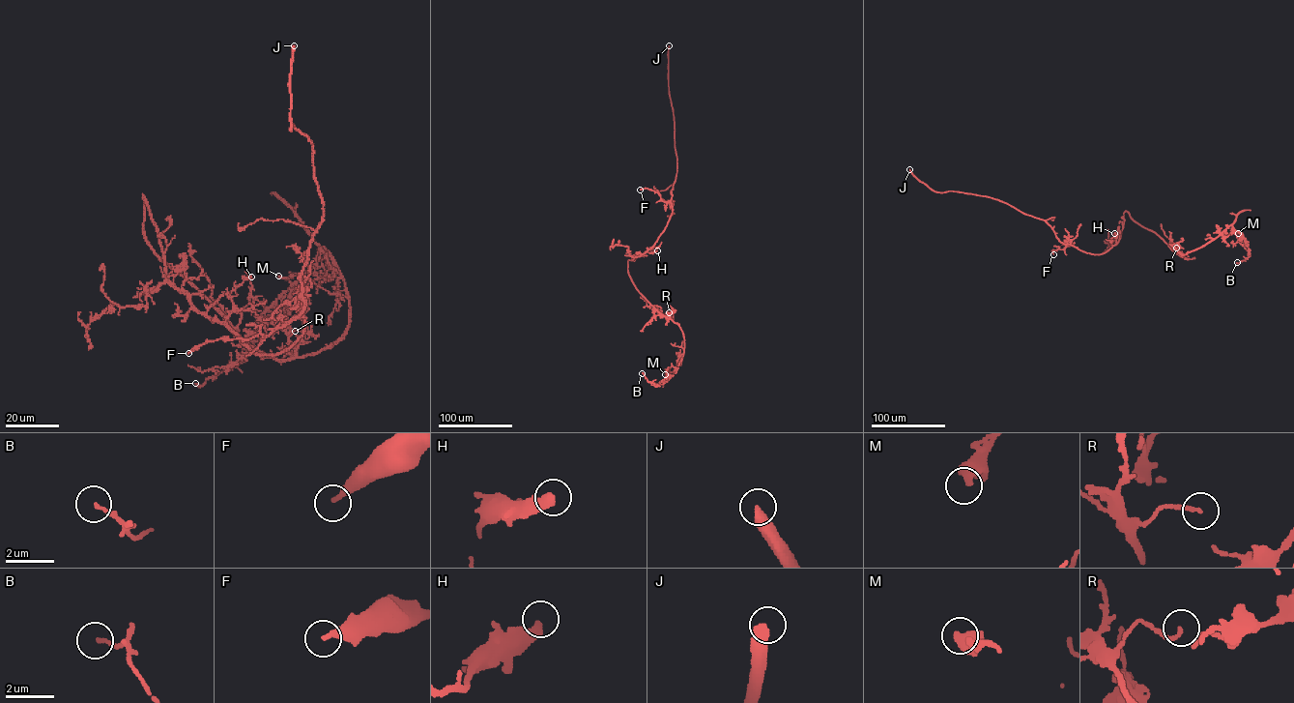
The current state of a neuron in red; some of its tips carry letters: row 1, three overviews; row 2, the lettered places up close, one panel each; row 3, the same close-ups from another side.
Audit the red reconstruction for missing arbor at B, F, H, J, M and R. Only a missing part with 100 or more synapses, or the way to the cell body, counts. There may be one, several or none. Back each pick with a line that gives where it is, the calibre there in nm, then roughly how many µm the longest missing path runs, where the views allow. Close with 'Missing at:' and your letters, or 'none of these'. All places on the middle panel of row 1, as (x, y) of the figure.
J: at (669, 45); 440 nm thick; about 250 µm are missing
Missing at: J

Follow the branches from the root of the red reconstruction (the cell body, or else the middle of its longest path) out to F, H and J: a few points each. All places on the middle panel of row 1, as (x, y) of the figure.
F: (642, 254), (653, 245), (663, 231), (672, 206), (663, 201), (657, 192), (640, 190)
H: (642, 254), (657, 250)
J: (642, 254), (653, 245), (672, 212), (671, 190), (676, 174), (676, 156), (668, 85), (669, 45)

